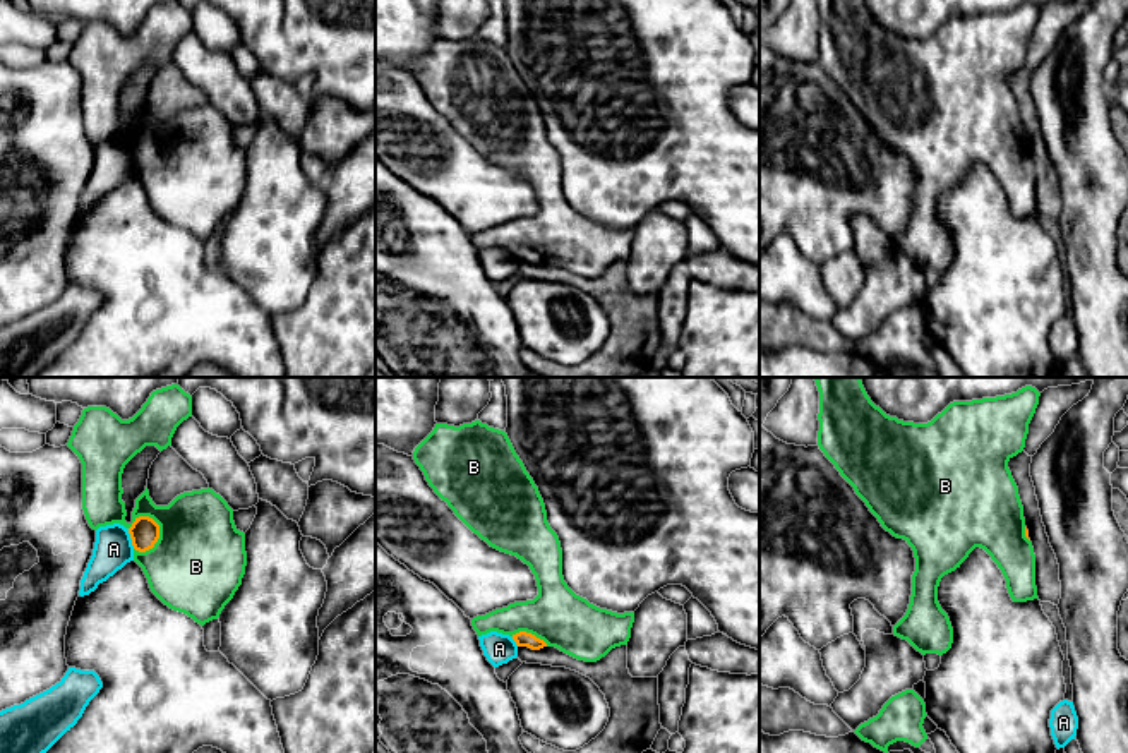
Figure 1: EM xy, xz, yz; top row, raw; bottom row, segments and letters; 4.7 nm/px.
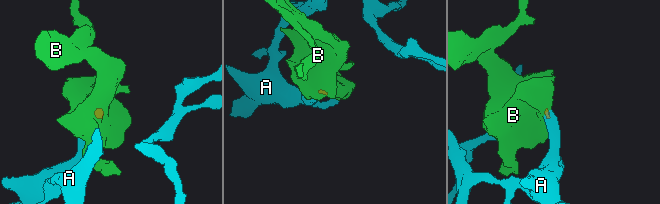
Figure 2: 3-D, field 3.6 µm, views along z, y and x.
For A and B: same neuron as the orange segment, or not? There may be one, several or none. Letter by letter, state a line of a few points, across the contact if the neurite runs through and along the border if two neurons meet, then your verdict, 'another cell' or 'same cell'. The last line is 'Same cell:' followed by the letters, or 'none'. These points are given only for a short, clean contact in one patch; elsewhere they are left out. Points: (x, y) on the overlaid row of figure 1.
A: another cell
B: line xy (144, 532), (158, 537), (174, 544), (196, 566); same cell
Same cell: B

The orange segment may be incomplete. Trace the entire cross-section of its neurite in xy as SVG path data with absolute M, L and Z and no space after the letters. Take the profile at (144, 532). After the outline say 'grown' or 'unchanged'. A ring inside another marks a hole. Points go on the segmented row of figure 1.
M171 384L153 391L129 420L106 407L84 408L67 446L82 463L89 527L123 525L151 592L204 626L219 617L245 575L245 533L235 527L233 509L209 487L156 506L146 487L127 523L122 501L125 465L146 446L159 451L171 446L177 427L189 417L192 396Z | grown

